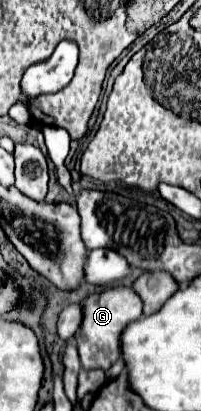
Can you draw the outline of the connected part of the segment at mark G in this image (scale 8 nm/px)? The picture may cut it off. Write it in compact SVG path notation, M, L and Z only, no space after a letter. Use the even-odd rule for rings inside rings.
M108 287L102 293L92 293L82 301L80 305L68 305L60 311L58 323L56 323L56 333L60 339L70 339L76 333L76 343L78 343L78 353L84 369L108 369L112 363L120 359L120 349L118 349L118 337L122 329L142 317L142 301L130 287Z

